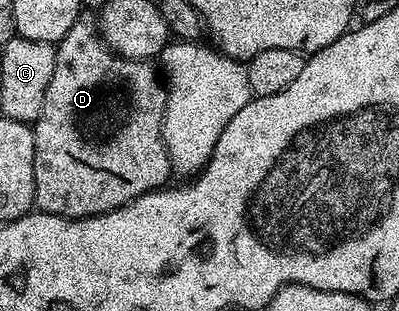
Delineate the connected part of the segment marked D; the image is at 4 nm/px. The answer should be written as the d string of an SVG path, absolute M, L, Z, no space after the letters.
M79 16L76 23L64 35L64 39L56 45L56 67L52 67L52 83L48 83L48 91L44 91L44 107L38 120L33 122L34 131L34 203L43 213L55 213L61 217L99 217L102 213L111 213L113 209L124 207L129 201L143 197L163 188L172 177L170 156L166 144L162 141L162 112L166 110L166 86L157 68L153 69L150 61L134 61L130 57L119 57L107 47L99 33L93 16Z

